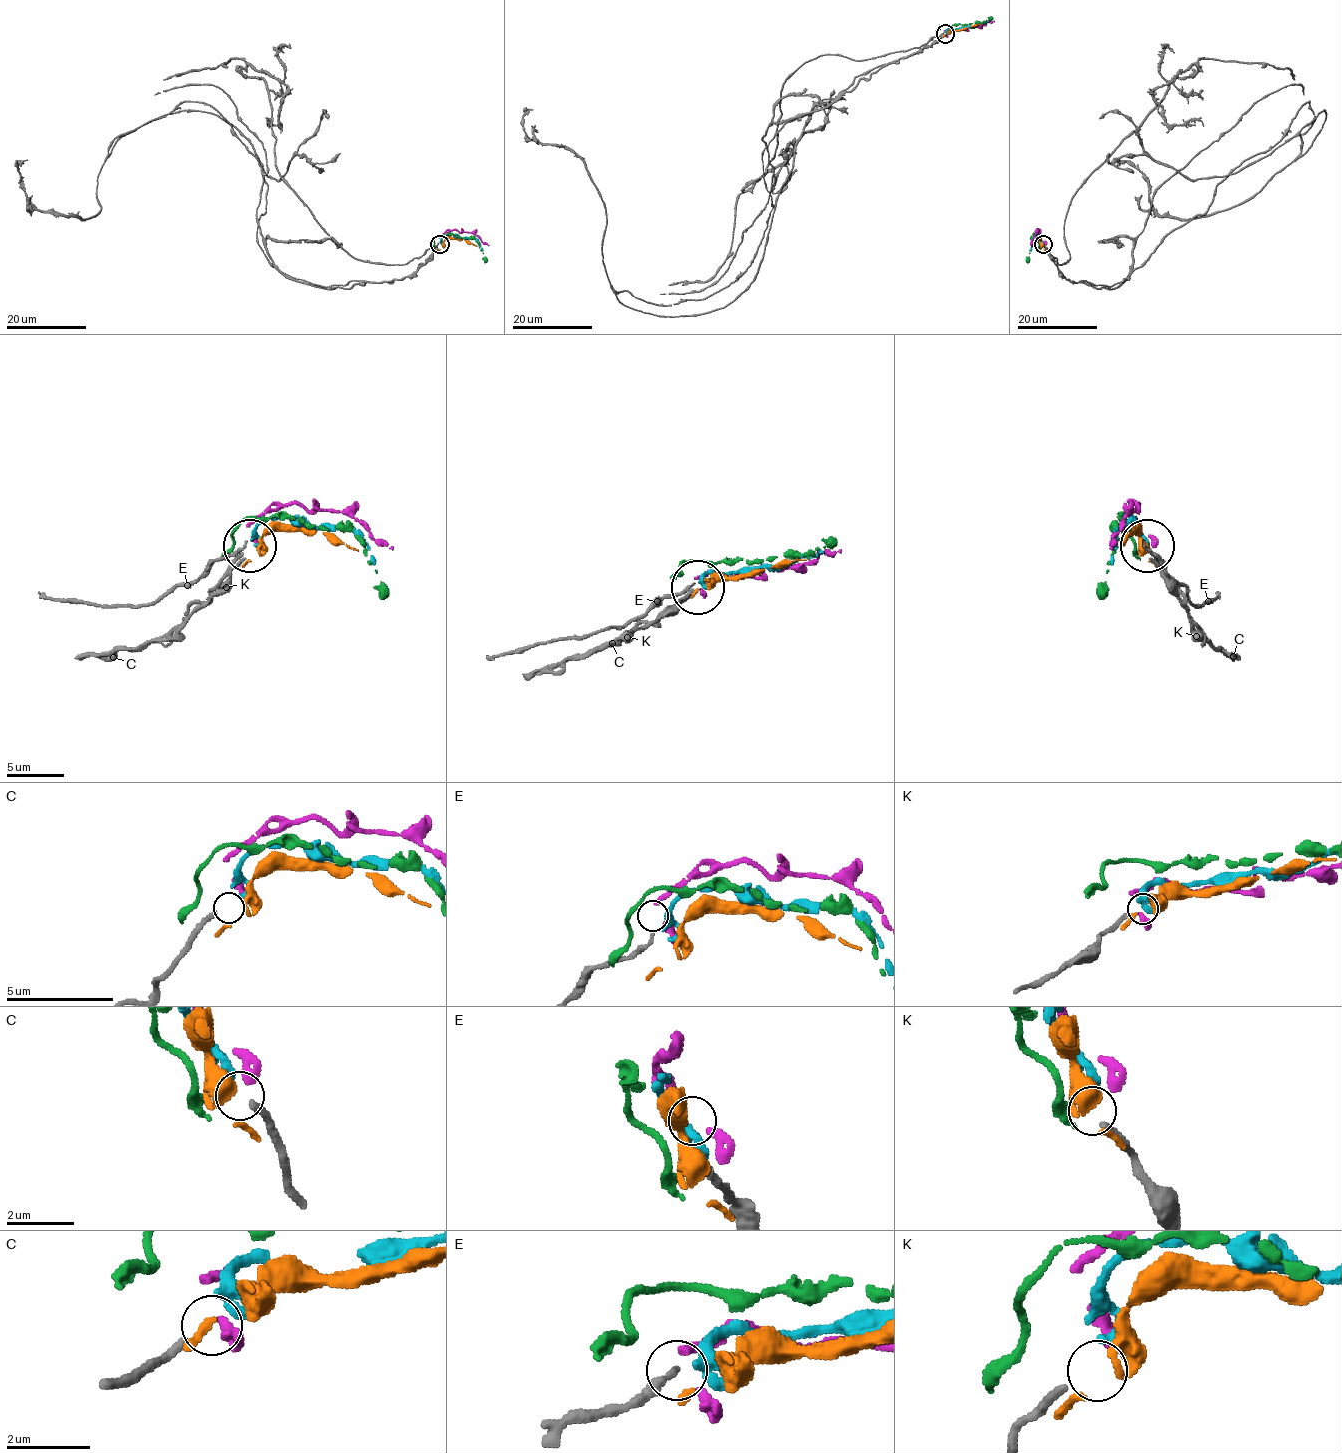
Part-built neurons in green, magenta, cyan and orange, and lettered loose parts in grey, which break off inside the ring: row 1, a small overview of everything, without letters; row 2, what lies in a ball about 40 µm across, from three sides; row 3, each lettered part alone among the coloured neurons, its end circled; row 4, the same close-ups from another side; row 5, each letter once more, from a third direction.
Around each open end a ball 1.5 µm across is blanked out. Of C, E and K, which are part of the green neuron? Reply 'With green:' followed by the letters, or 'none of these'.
With green: none of these

